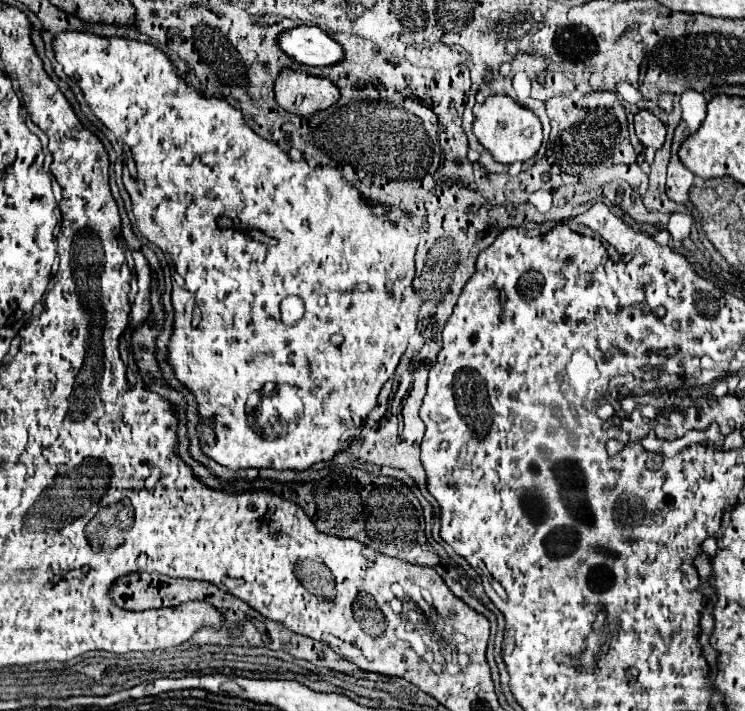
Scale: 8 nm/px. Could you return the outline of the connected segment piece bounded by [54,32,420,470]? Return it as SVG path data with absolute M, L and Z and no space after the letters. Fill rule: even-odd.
M62 32L54 40L54 52L56 52L56 60L64 66L64 72L68 76L72 76L76 80L76 84L82 88L84 98L86 98L88 106L92 108L92 112L96 114L96 118L108 130L112 130L116 134L116 140L128 150L128 158L134 160L134 164L136 164L136 178L132 180L132 174L130 174L128 164L126 164L126 168L124 168L124 186L126 186L126 190L128 190L128 194L132 198L132 204L134 204L132 212L134 212L134 218L136 218L136 226L174 264L174 272L176 272L174 288L172 288L174 336L172 336L172 342L168 344L168 362L172 364L176 378L182 384L186 384L194 392L194 396L198 400L200 418L202 418L202 424L200 424L202 442L204 442L204 432L208 432L208 434L212 434L216 438L214 444L204 444L202 446L204 454L214 458L218 464L230 466L230 468L278 468L278 470L294 468L294 470L306 470L314 462L330 460L338 450L347 449L350 440L342 443L342 434L348 428L360 428L364 424L366 416L376 406L376 398L378 398L380 388L394 374L394 370L398 366L398 360L400 360L400 356L404 354L404 350L408 346L408 338L416 332L416 316L418 316L418 308L420 308L420 298L412 290L412 282L415 277L414 257L416 246L418 246L418 228L412 224L410 216L400 212L400 210L390 210L386 222L380 222L372 214L370 204L364 198L360 198L360 194L350 184L346 184L346 180L340 176L340 172L336 168L330 168L330 166L310 168L308 162L304 162L304 160L298 160L298 162L290 160L288 154L282 152L274 142L264 140L258 134L254 134L244 124L240 110L230 106L226 100L206 98L200 92L196 92L192 86L188 86L176 74L176 68L168 60L168 56L162 54L152 44L144 44L144 42L136 42L136 40L124 40L124 38L100 38L100 36L86 34L86 32ZM220 218L236 220L244 230L238 230L236 224L226 226L226 222L222 226L222 224L218 224ZM250 230L258 230L258 232L262 232L266 236L272 236L272 238L254 236ZM224 234L226 236L234 234L234 238L244 240L244 242L238 242L238 246L240 246L238 258L244 260L244 264L238 264L238 278L220 276L220 238L224 238ZM288 294L298 294L306 302L304 318L294 328L286 328L284 324L280 324L280 310L278 310L278 306L280 306L280 300L286 298ZM268 380L282 380L282 382L288 382L290 386L298 388L298 396L304 402L304 418L296 424L296 432L294 434L290 432L286 436L278 436L274 440L258 436L250 428L250 424L246 422L246 412L244 412L244 404L246 404L248 396L252 392L260 390L262 384L266 384Z

